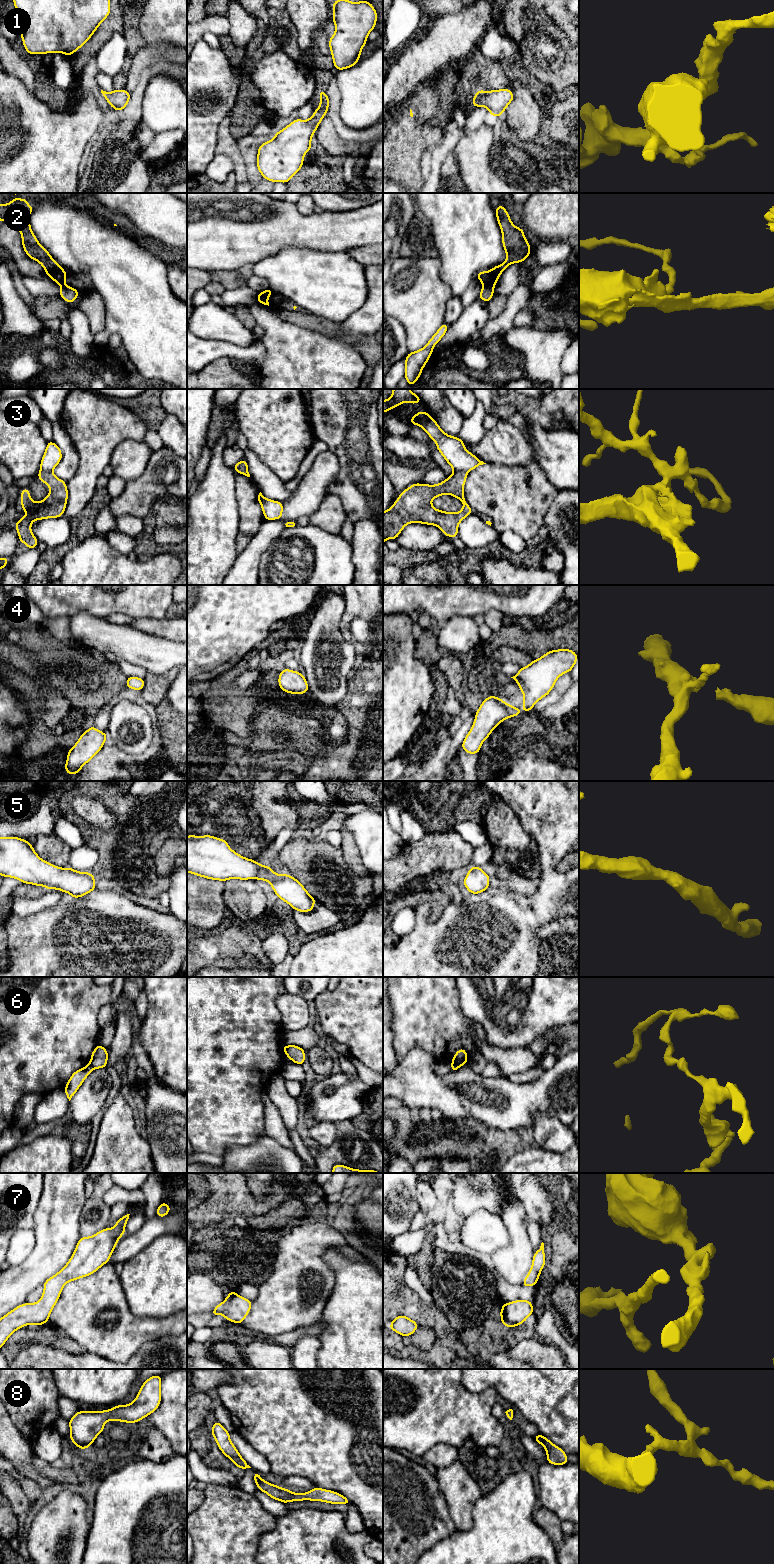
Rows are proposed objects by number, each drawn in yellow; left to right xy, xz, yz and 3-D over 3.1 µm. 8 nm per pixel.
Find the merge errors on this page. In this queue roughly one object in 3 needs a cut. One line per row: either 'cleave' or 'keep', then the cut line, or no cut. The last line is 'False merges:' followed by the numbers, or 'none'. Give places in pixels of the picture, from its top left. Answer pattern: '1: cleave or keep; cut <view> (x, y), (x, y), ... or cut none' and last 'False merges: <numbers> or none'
1: keep; cut none
2: cleave; cut yz (486, 284), (492, 287)
3: cleave; cut yz (454, 470), (462, 470), (466, 473)
4: keep; cut none
5: keep; cut none
6: cleave; cut xy (89, 1063), (94, 1068)
7: keep; cut none
8: keep; cut none
False merges: 2, 3, 6

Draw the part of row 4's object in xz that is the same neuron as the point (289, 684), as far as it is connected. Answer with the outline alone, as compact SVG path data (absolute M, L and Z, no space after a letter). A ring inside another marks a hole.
M288 668L279 673L278 683L279 688L286 693L300 695L309 691L309 686L303 673L289 670Z

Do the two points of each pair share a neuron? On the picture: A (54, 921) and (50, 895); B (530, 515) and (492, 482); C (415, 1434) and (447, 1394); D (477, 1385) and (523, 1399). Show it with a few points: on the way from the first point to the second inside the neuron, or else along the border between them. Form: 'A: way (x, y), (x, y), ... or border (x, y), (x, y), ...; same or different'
A: border (62, 892), (62, 897), (55, 904), (30, 914); different
B: way (521, 506), (512, 497), (501, 491); same
C: way (417, 1424), (437, 1404); same
D: way (488, 1380), (504, 1380), (512, 1388); same

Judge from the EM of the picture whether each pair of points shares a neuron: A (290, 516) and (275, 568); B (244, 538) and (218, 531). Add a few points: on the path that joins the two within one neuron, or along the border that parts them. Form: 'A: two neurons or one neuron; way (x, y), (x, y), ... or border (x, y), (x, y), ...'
A: two neurons; border (286, 527), (270, 544)
B: two neurons; border (239, 513), (239, 532), (235, 545), (237, 553)

